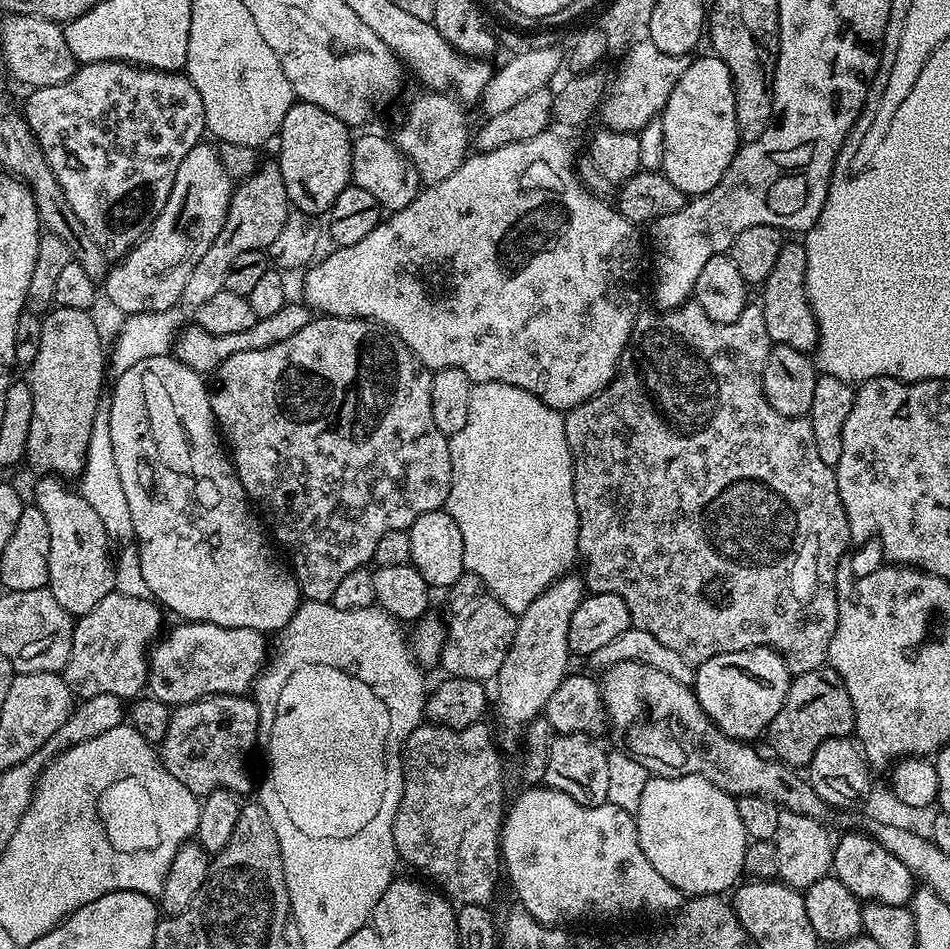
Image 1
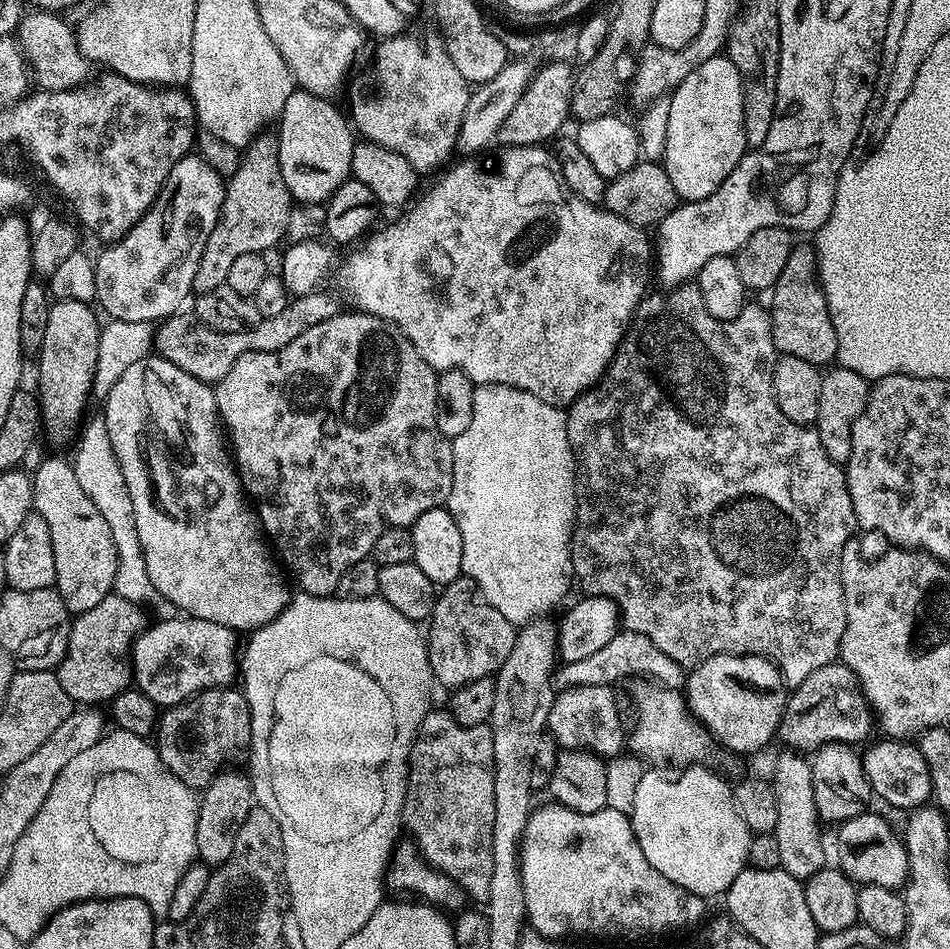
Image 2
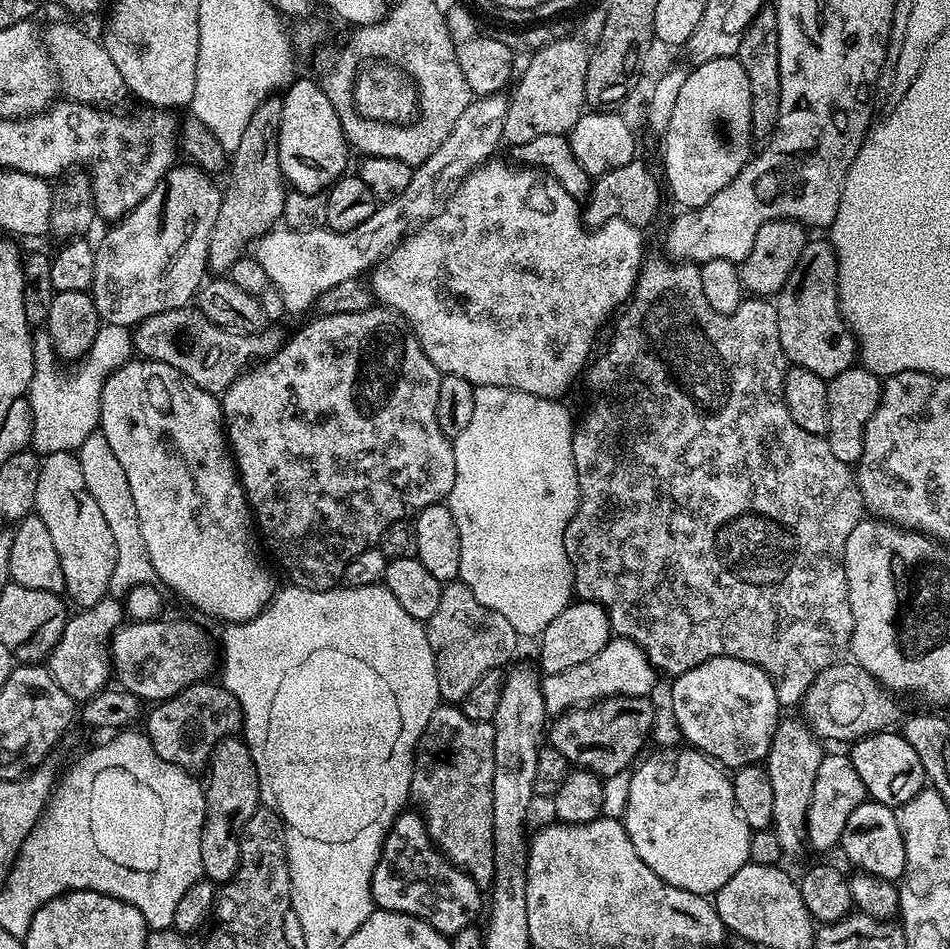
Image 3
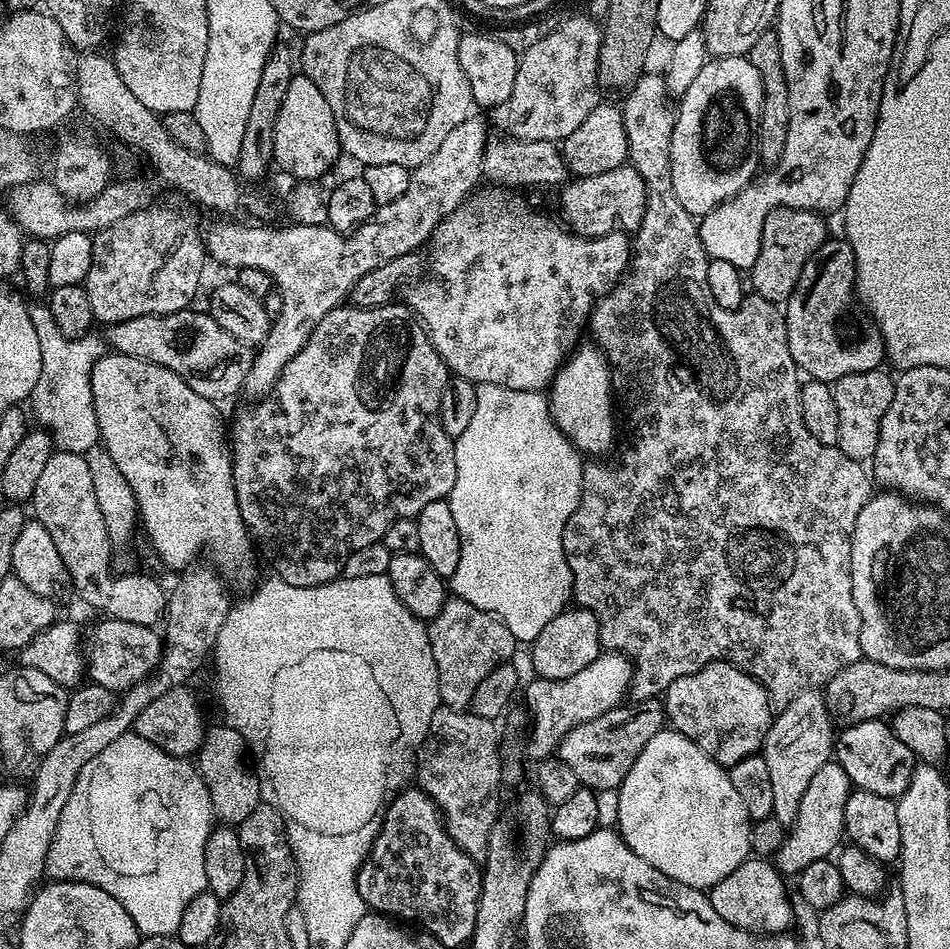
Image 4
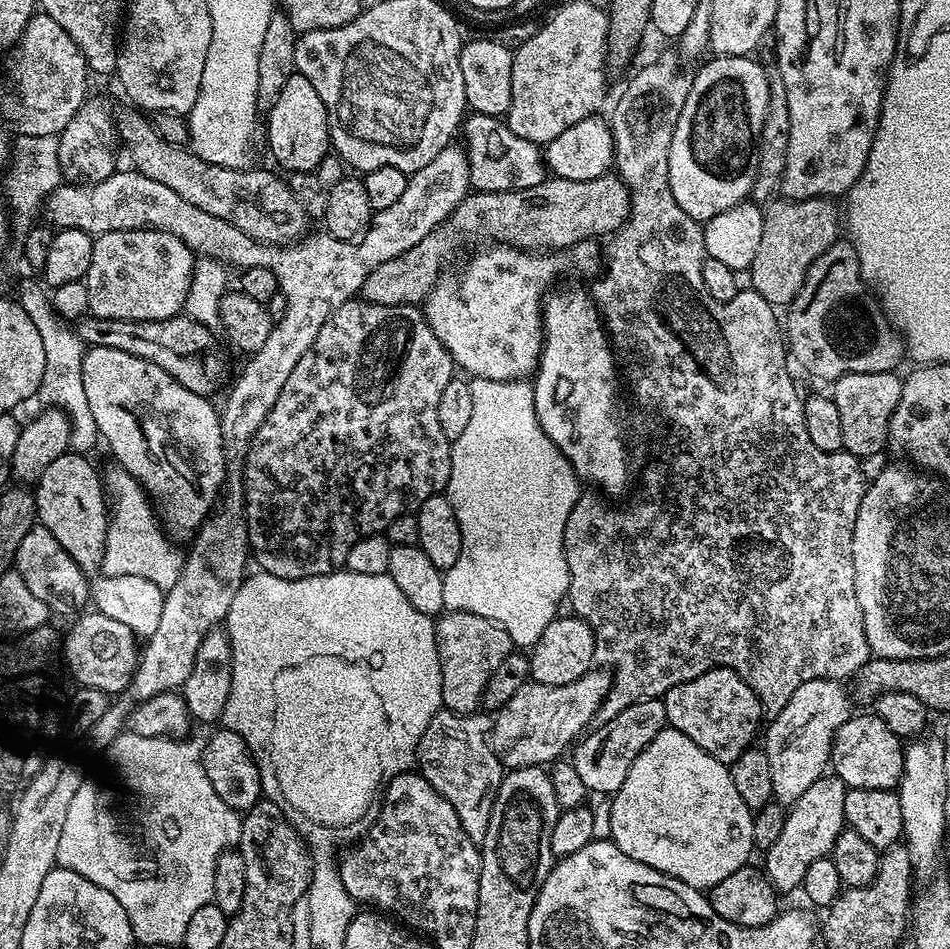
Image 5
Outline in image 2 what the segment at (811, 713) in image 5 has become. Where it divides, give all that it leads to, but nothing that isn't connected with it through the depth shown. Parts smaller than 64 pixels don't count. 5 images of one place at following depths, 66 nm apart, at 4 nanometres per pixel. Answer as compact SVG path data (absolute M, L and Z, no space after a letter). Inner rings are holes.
M784 750L772 768L770 783L774 790L774 798L778 802L778 826L774 835L778 842L780 867L801 882L806 881L826 866L824 840L820 837L822 822L814 802L812 765L801 753Z

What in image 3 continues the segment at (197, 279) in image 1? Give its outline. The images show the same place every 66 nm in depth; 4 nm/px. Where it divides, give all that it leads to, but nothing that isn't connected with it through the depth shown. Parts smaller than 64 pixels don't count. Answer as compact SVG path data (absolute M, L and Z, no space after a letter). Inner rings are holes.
M270 95L261 102L258 110L254 110L242 139L230 153L230 163L226 169L228 185L222 188L218 218L212 227L206 257L207 267L216 271L213 273L227 273L238 257L245 255L252 241L271 232L281 223L286 195L286 181L278 158L278 130L281 122L282 99L279 95Z

